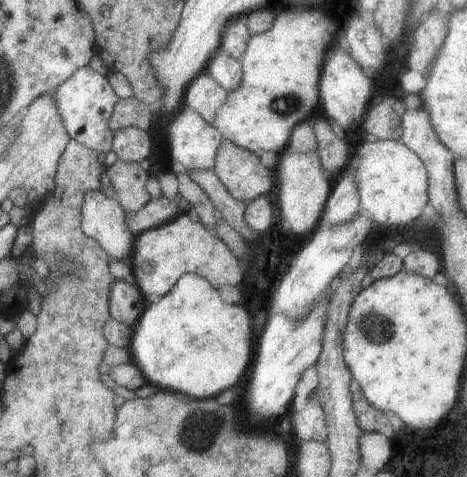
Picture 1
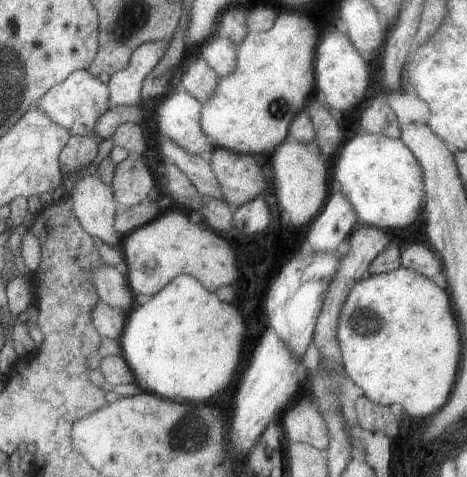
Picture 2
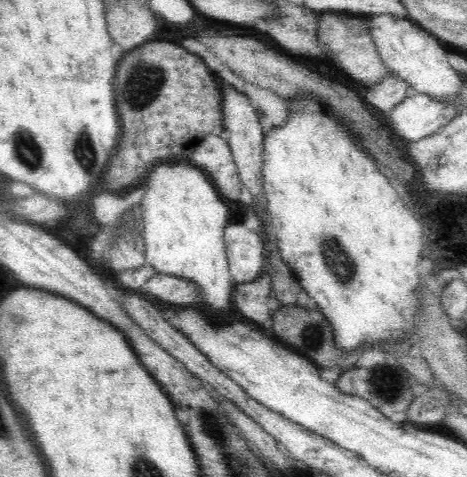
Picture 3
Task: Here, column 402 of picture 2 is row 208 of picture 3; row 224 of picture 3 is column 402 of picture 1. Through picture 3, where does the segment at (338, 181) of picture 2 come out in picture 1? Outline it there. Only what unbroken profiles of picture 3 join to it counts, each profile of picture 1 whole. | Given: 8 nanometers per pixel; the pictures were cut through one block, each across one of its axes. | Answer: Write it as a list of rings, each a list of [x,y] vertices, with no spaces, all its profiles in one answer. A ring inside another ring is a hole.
[[[373,140],[363,142],[357,154],[351,156],[349,166],[355,168],[355,182],[359,188],[359,206],[373,224],[405,228],[421,216],[421,210],[429,202],[429,174],[421,158],[409,150],[401,140]]]

